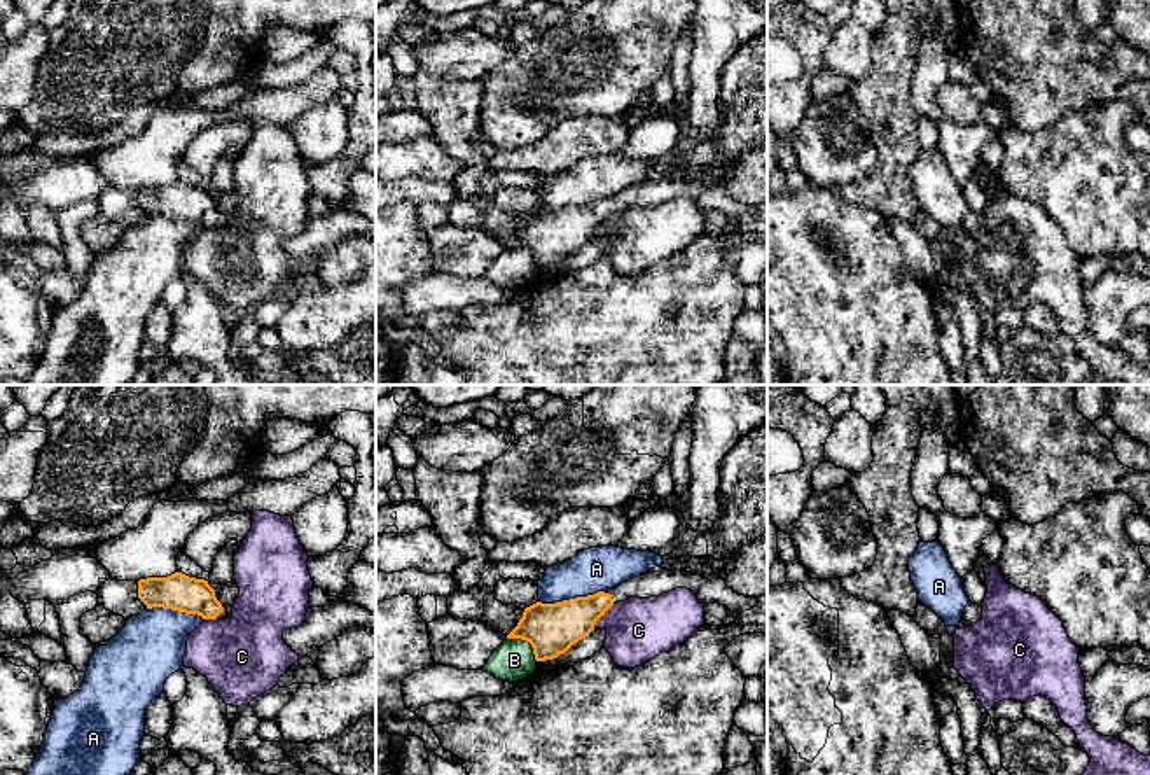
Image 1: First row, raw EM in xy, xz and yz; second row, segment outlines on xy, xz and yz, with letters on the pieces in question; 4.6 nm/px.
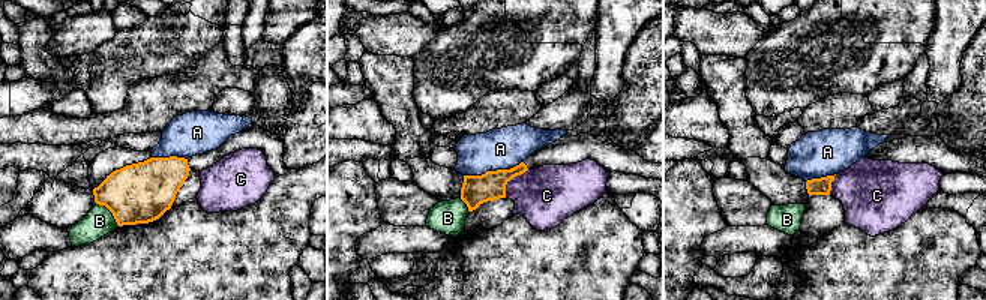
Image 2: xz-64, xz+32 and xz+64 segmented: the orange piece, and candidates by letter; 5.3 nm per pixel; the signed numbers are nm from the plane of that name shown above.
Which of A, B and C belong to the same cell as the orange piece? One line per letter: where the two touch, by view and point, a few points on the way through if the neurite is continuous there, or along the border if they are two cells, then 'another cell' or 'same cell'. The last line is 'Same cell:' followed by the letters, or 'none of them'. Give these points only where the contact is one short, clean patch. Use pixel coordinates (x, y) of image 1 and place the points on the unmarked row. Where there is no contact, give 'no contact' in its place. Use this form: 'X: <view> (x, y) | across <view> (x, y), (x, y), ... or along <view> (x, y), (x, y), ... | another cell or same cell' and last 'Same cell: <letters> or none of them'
A: xz (570, 207) | another cell
B: xz (526, 249) | another cell
C: xz (602, 223) | along xz (614, 212), (593, 235) | another cell
Same cell: none of them

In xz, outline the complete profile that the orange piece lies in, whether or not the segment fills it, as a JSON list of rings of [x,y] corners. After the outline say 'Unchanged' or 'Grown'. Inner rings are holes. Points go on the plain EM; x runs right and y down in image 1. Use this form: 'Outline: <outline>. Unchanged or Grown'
Outline: [[[655,175],[606,199],[556,212],[537,210],[524,217],[507,247],[530,250],[537,269],[554,268],[585,247],[613,212],[659,205],[676,196],[690,198],[704,213],[720,212],[731,220],[745,220],[759,213],[759,206],[739,203],[718,182],[701,185]]]. Grown

